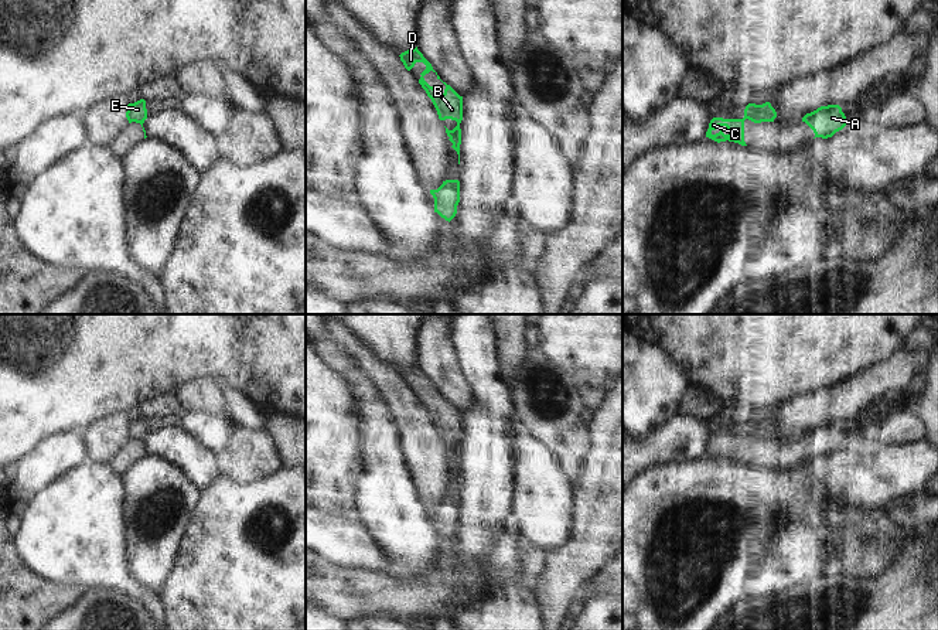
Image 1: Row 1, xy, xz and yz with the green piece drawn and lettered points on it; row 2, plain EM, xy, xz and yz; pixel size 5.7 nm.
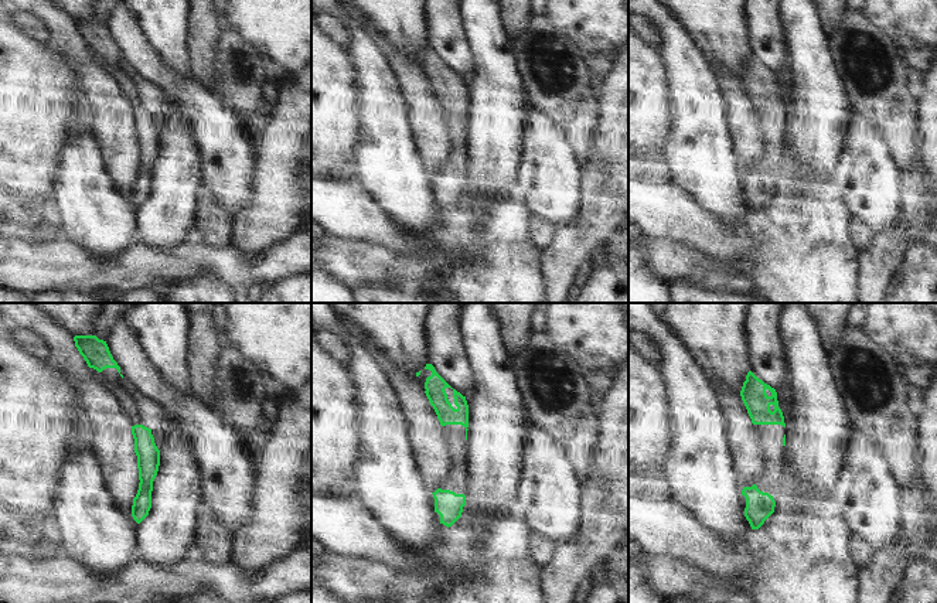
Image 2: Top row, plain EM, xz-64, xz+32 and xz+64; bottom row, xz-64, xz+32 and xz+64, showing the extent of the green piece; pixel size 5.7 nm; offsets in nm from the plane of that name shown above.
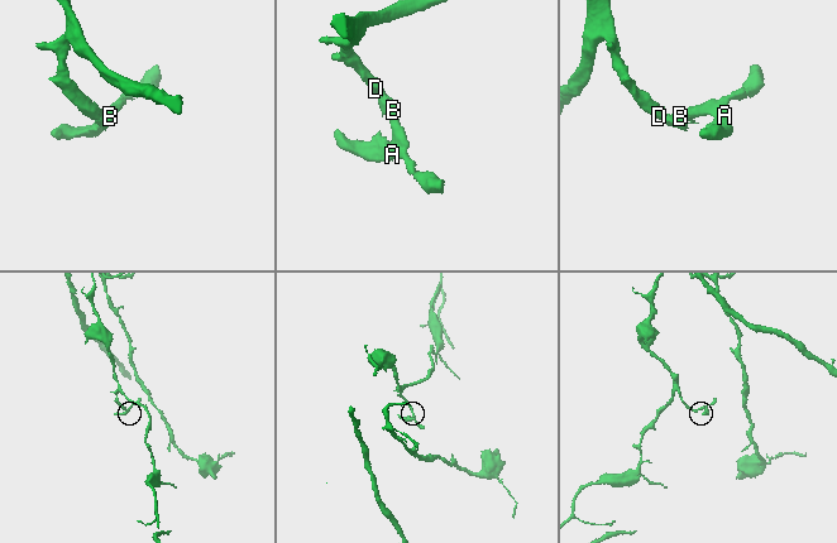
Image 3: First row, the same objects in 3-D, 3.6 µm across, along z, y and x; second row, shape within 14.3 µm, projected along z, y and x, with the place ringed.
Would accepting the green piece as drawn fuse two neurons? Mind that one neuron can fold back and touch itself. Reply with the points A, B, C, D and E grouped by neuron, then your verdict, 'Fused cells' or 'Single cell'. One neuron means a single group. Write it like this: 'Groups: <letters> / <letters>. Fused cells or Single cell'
Groups: A E / B C D. Fused cells.

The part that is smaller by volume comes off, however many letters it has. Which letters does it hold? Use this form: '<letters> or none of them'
A, E.

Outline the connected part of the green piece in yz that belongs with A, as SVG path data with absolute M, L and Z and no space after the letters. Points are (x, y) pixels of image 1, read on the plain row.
M839 422L821 423L802 435L815 454L828 456L846 443L846 433Z

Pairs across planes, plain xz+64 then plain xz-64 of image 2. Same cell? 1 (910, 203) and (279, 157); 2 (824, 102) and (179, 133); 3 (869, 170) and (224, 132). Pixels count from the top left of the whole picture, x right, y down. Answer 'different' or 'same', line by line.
1: same
2: same
3: same

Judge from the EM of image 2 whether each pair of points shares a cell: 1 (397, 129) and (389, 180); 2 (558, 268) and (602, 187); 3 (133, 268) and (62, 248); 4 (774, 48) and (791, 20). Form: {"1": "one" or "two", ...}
{"1": "one", "2": "one", "3": "one", "4": "two"}

